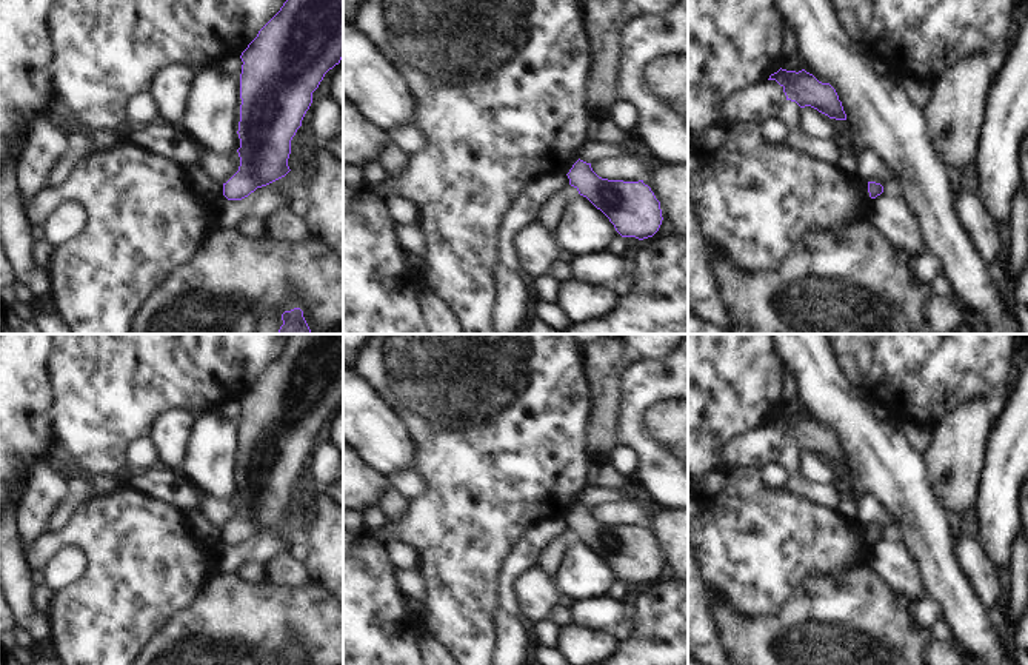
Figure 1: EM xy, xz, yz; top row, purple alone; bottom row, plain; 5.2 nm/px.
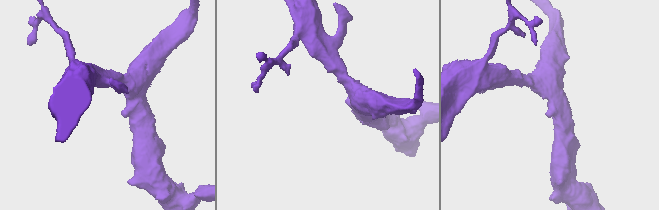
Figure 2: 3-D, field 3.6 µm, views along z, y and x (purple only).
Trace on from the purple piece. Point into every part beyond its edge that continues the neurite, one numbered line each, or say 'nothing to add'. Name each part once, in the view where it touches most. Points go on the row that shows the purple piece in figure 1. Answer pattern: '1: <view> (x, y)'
nothing to add

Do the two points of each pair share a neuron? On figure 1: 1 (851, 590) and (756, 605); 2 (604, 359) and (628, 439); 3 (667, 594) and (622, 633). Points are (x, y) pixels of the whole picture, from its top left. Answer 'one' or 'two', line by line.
1: two
2: two
3: two

